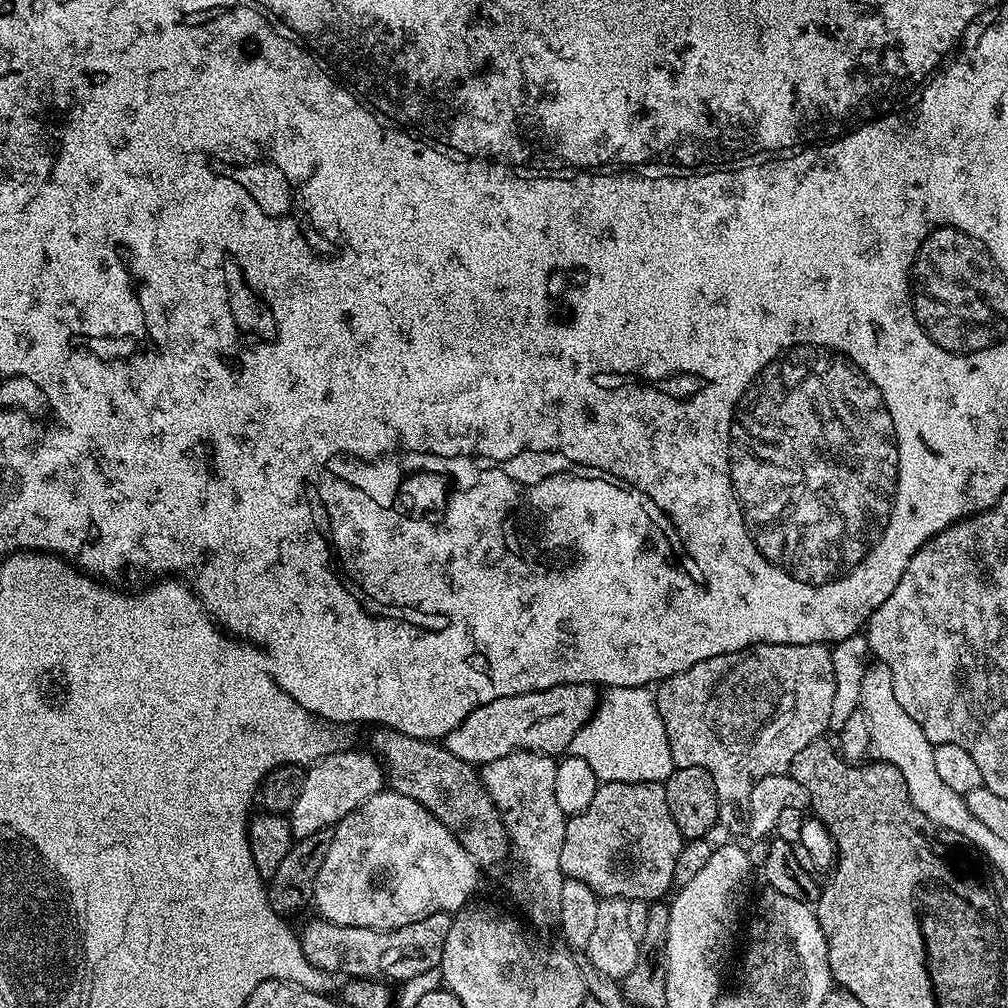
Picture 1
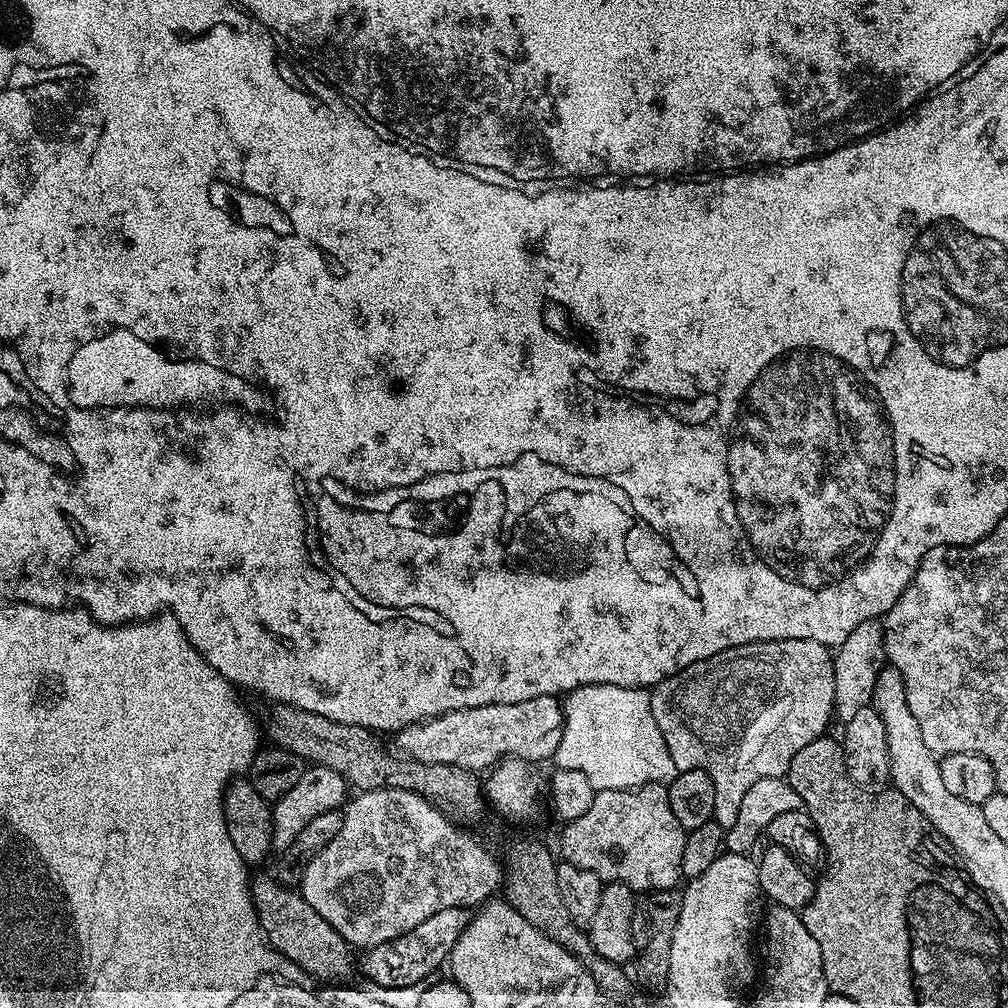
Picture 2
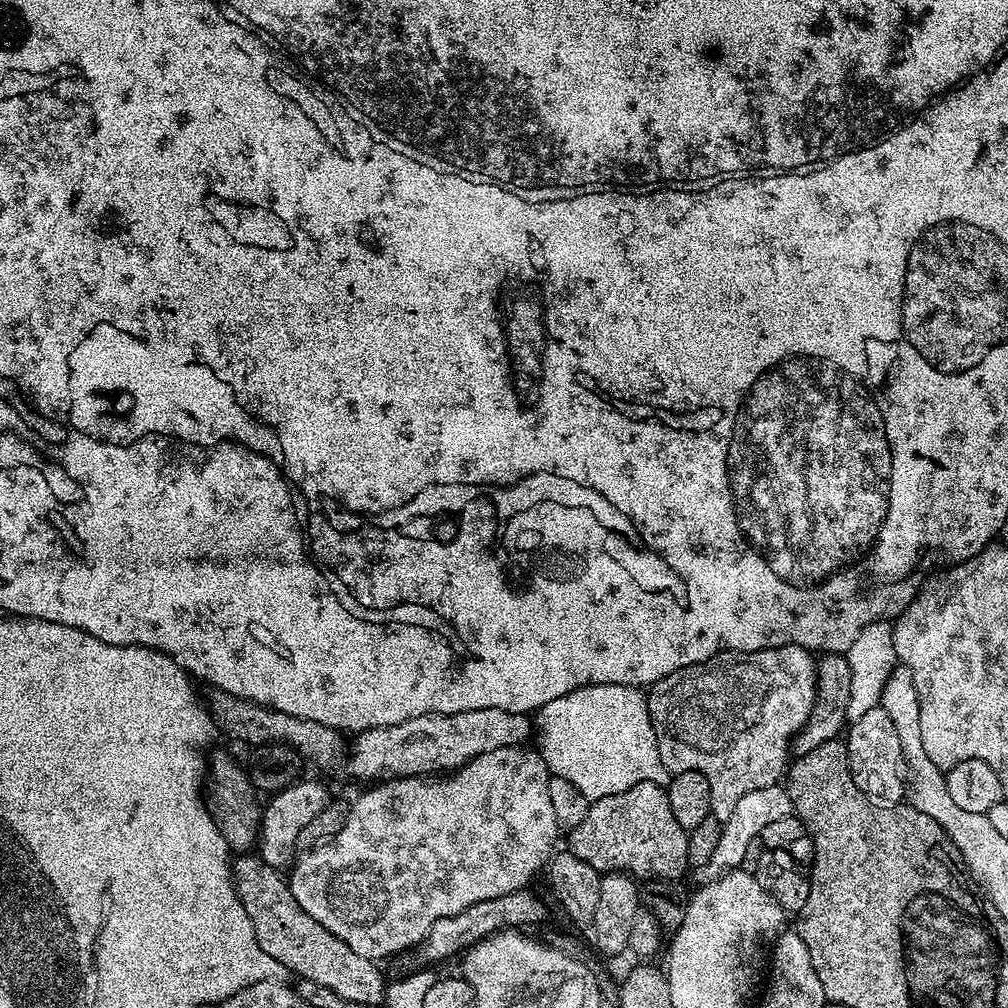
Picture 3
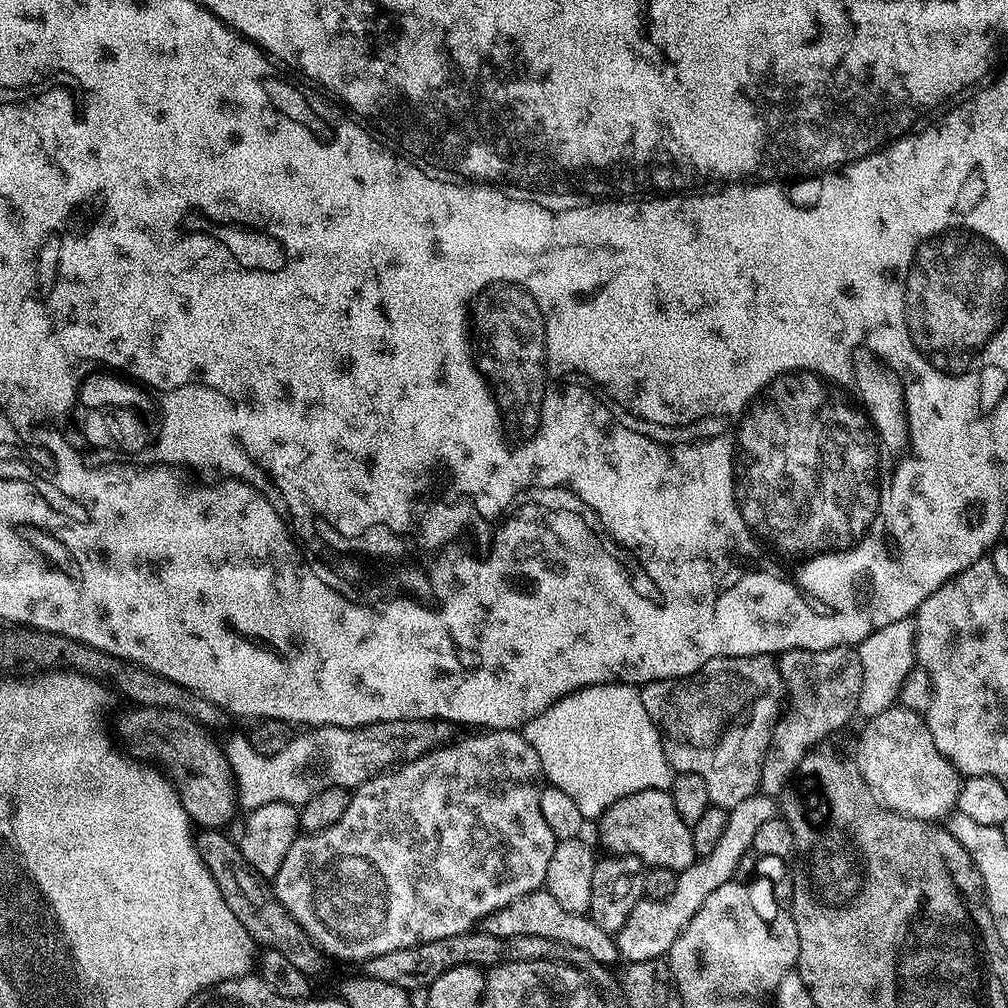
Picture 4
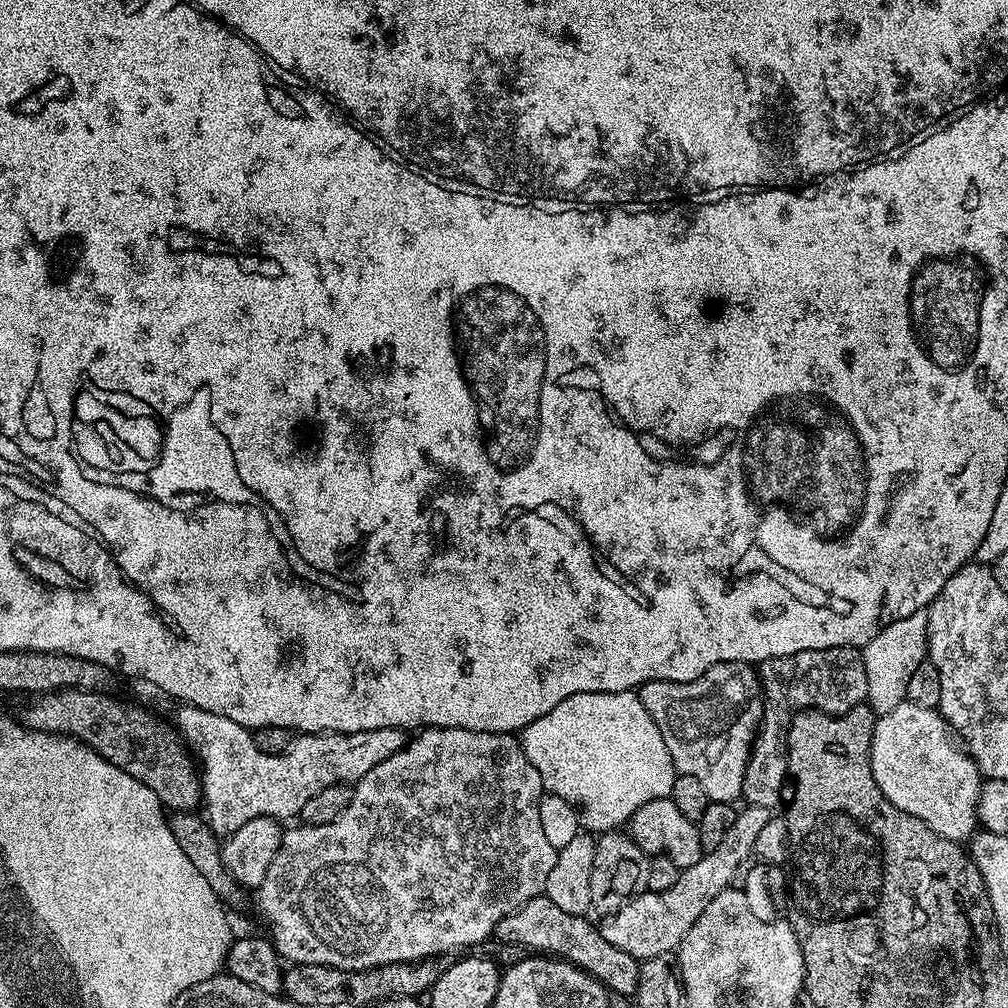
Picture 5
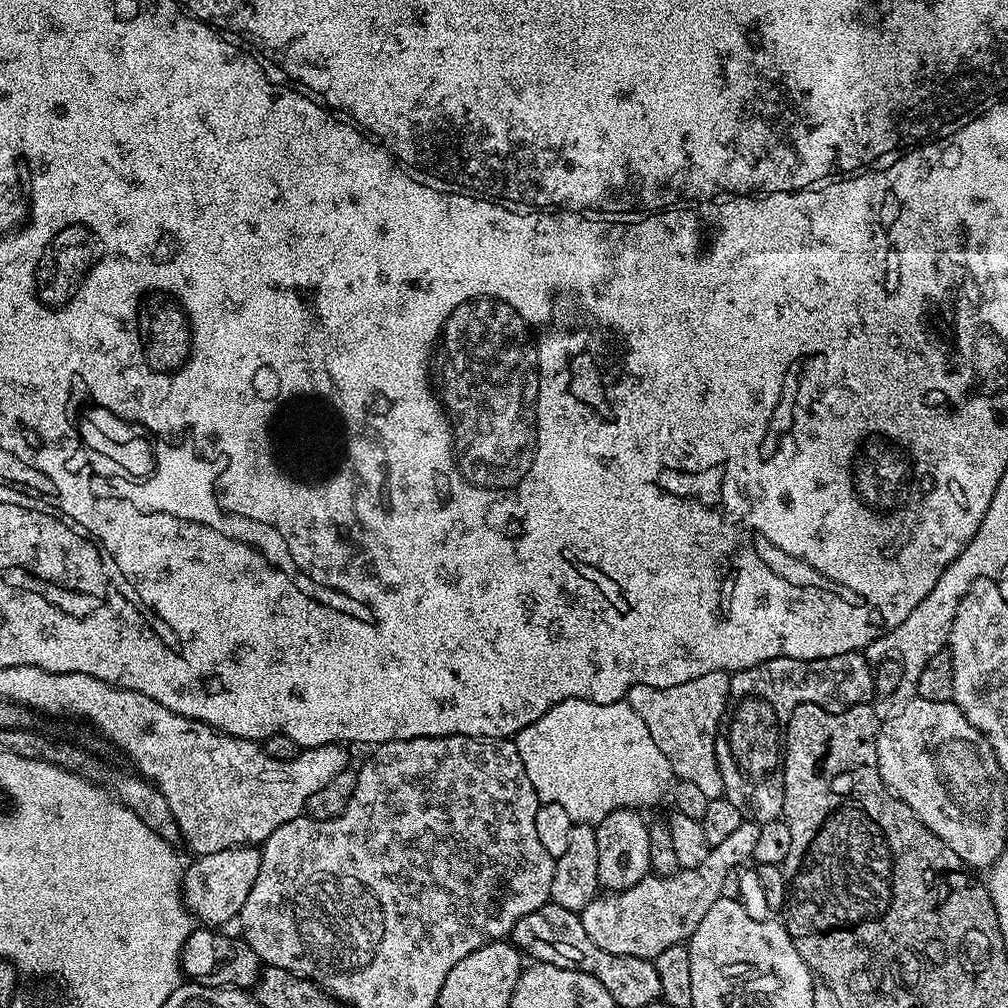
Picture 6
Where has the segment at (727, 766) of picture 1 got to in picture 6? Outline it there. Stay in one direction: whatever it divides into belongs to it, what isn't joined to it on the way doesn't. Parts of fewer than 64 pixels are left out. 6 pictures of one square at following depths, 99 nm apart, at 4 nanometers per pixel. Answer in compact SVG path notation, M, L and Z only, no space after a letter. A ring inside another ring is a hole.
M716 672L702 674L702 678L690 678L678 686L655 688L654 686L634 686L629 688L626 702L646 722L658 750L666 754L672 775L676 780L694 782L709 800L719 800L724 796L722 774L715 756L715 736L721 728L721 700L727 688L725 678Z

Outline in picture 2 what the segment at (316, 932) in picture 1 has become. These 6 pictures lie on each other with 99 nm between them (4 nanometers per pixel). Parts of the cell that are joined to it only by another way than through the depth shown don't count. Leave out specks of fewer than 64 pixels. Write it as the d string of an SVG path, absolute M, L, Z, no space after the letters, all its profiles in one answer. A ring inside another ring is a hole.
M447 908L438 910L438 914L430 914L426 922L414 926L414 930L404 936L367 949L363 953L365 974L380 988L408 988L411 984L420 983L423 985L435 968L440 968L443 964L445 967L454 950L454 942L458 942L462 930L466 930L472 918L473 913L466 908Z

